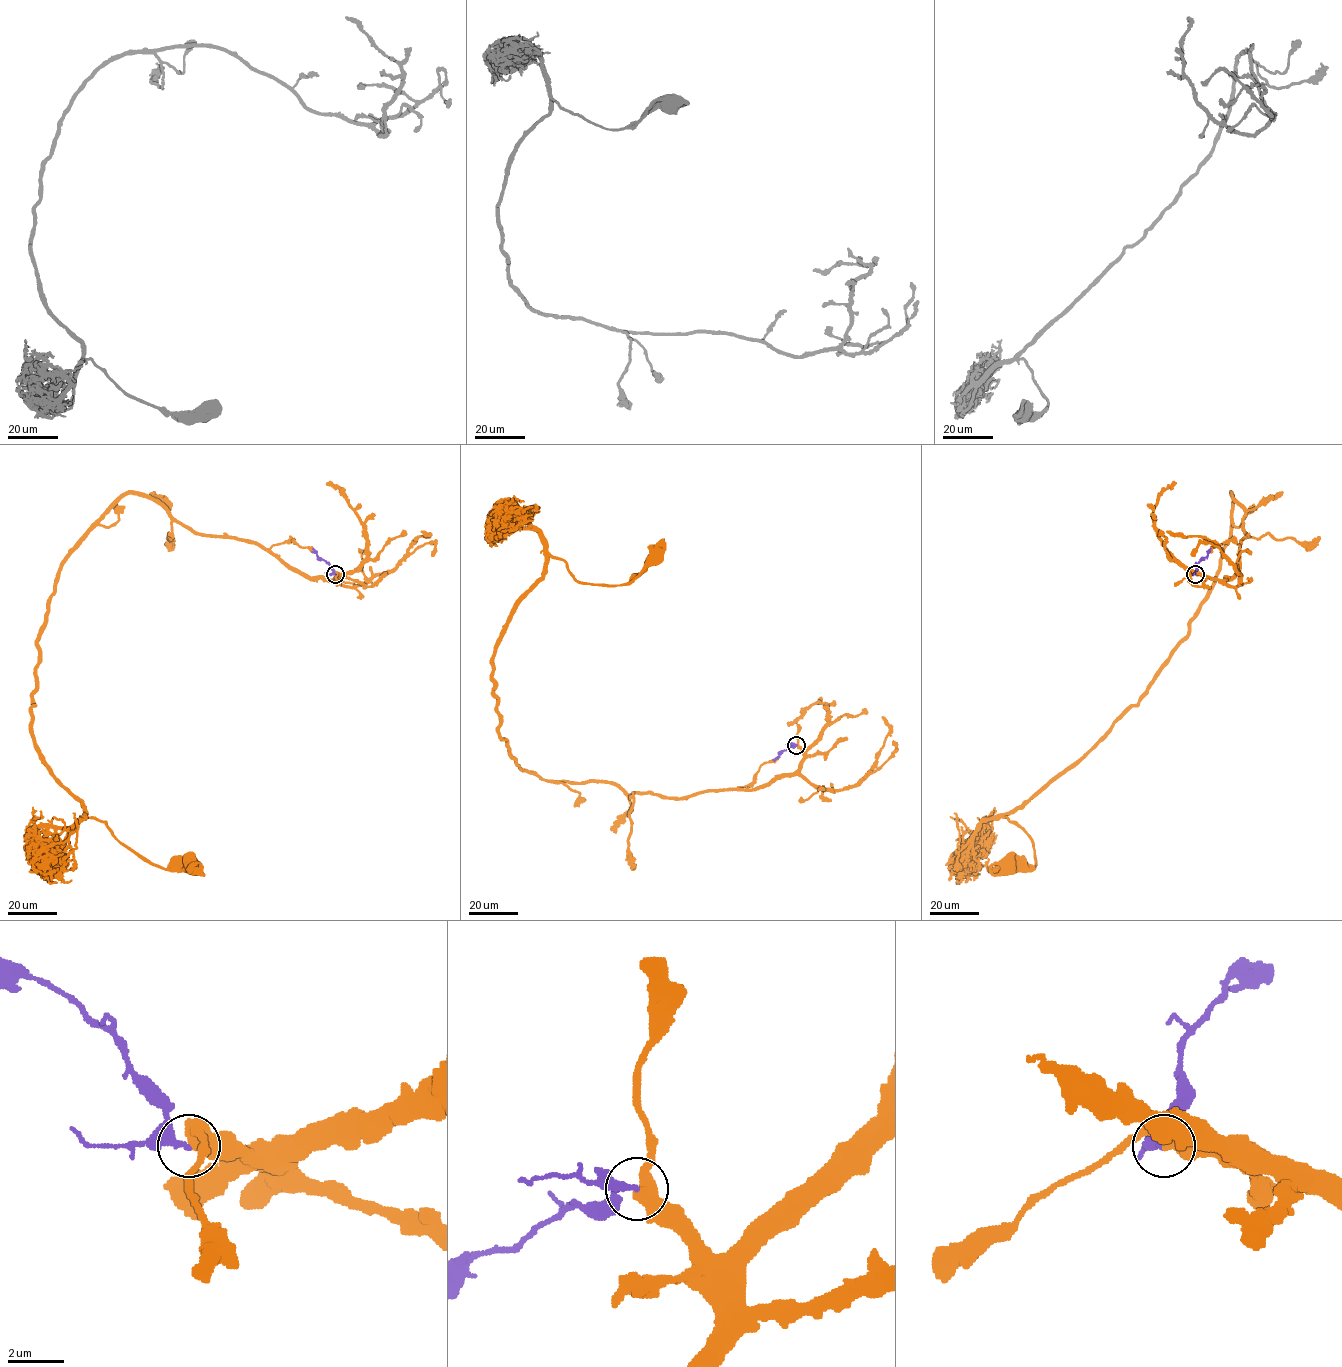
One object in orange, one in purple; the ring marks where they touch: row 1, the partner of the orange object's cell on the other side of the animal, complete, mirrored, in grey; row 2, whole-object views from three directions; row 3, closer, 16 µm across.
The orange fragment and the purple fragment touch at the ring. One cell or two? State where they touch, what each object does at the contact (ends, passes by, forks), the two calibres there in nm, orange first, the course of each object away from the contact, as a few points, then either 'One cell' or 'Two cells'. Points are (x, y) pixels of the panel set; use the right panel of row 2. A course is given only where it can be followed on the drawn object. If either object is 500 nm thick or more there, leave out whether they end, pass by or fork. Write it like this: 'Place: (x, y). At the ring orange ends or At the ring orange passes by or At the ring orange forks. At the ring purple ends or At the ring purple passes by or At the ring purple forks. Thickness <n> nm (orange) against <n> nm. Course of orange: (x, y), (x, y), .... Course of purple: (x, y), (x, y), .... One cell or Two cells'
Place: (1195, 574). At the ring orange passes by. At the ring purple passes by. Thickness 480 nm (orange) against 200 nm. Course of orange: (1194, 573), (1239, 569), (1230, 493), (1190, 632), (1004, 816), (1035, 864), (1009, 866). Course of purple: (1194, 574), (1196, 565), (1206, 557), (1210, 548). Two cells

